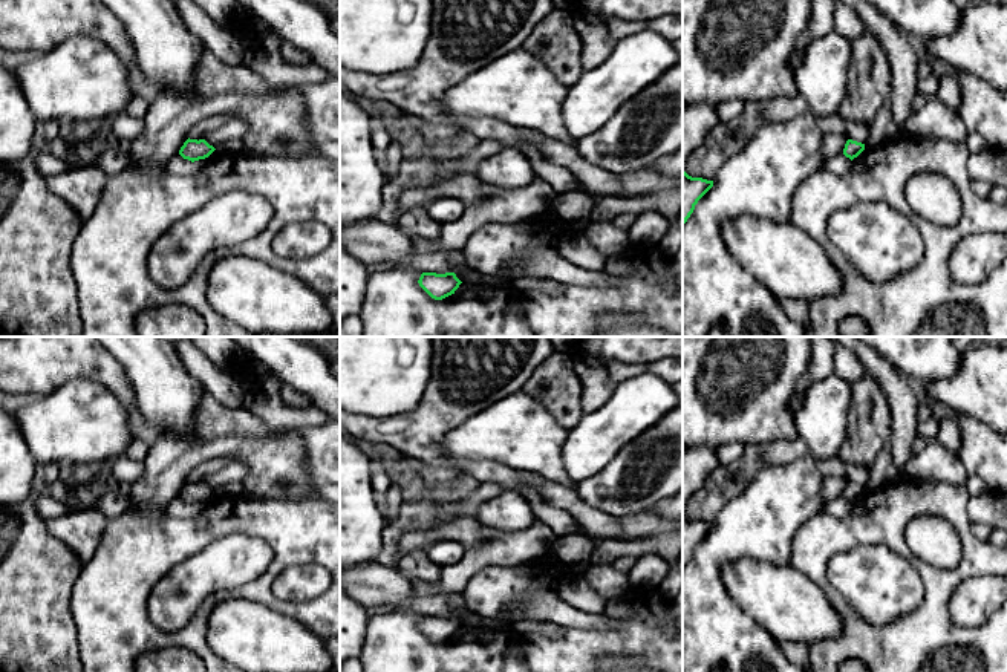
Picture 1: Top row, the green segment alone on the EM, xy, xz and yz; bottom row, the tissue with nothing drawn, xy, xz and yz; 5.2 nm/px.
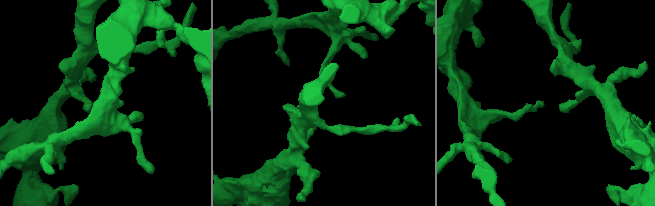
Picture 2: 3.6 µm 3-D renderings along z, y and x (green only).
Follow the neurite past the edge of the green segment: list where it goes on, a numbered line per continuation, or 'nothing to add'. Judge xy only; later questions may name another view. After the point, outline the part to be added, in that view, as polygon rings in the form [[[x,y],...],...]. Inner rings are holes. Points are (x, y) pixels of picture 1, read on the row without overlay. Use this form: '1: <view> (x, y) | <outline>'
nothing to add

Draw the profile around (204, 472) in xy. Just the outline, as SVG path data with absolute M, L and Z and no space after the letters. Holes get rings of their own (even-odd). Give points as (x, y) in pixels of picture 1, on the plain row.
M217 458L210 462L200 464L188 478L190 482L207 482L213 475L225 468L233 461L228 458Z

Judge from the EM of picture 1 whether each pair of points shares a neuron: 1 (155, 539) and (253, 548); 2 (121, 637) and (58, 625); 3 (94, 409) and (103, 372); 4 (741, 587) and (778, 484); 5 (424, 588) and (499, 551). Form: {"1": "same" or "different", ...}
{"1": "different", "2": "different", "3": "different", "4": "different", "5": "same"}

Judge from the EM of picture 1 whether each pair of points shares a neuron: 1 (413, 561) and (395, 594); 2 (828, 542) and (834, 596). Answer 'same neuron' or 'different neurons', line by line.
1: different neurons
2: same neuron

